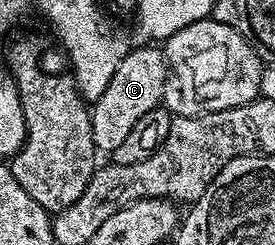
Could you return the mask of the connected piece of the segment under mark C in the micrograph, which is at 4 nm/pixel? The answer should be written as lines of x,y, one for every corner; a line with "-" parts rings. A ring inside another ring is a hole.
141,44
138,50
121,54
119,68
115,68
115,76
111,76
111,84
107,84
107,92
99,96
91,106
91,132
93,143
98,151
111,152
123,144
123,139
147,116
147,112
158,109
165,97
165,78
169,68
165,61
164,49
153,44

